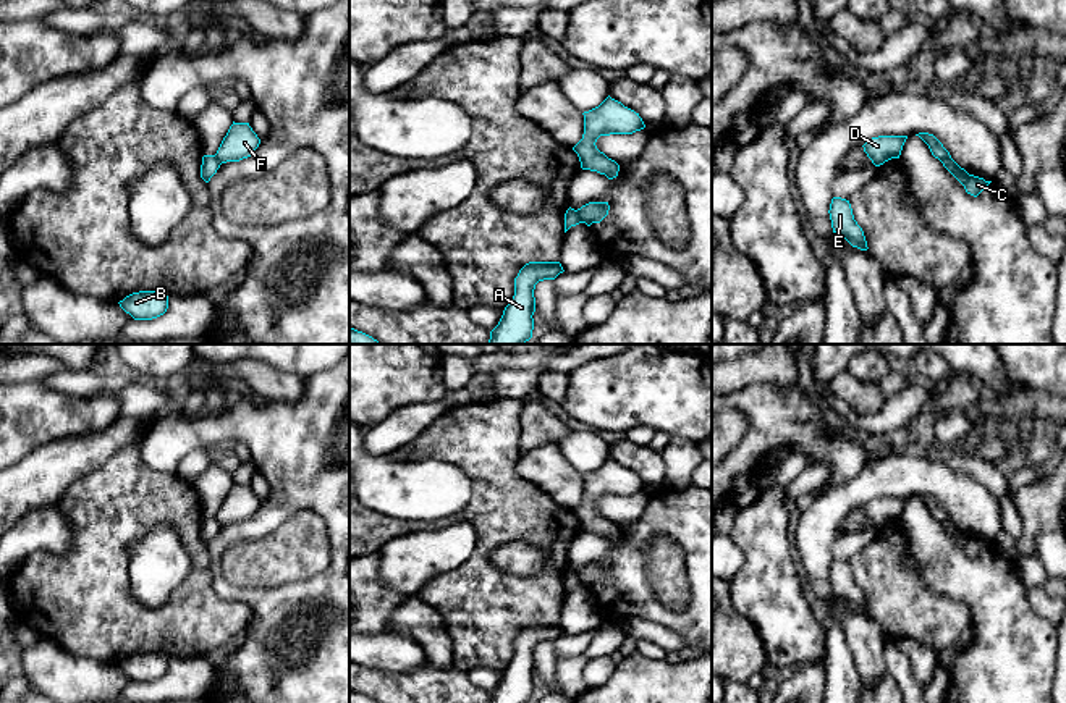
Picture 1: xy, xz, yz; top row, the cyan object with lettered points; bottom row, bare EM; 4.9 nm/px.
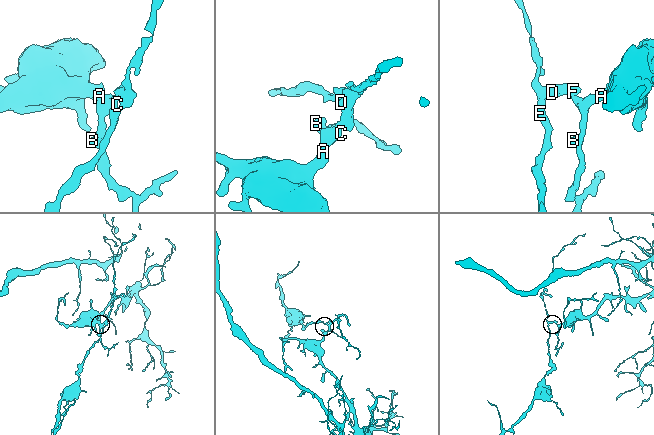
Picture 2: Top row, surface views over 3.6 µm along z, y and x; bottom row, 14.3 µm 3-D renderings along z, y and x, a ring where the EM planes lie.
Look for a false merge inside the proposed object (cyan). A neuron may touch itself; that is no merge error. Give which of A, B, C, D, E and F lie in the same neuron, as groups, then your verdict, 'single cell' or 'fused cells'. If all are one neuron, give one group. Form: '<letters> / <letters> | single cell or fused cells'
A B C / D E F | fused cells

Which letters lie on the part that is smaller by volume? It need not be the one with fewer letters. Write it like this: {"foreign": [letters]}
{"foreign": ["D", "E", "F"]}

